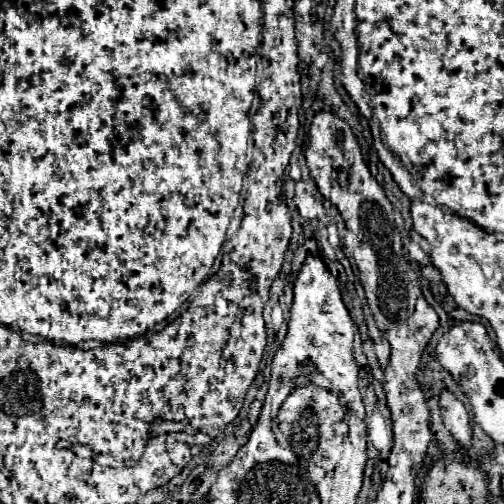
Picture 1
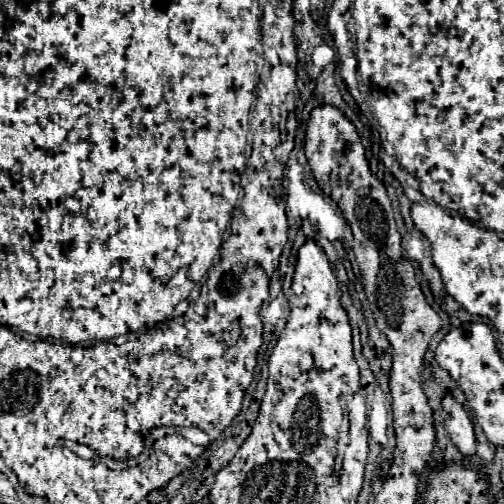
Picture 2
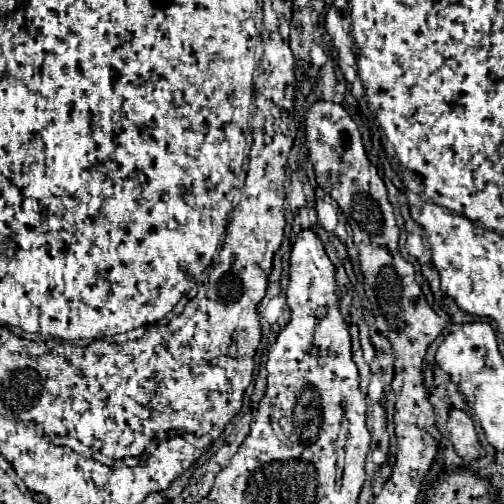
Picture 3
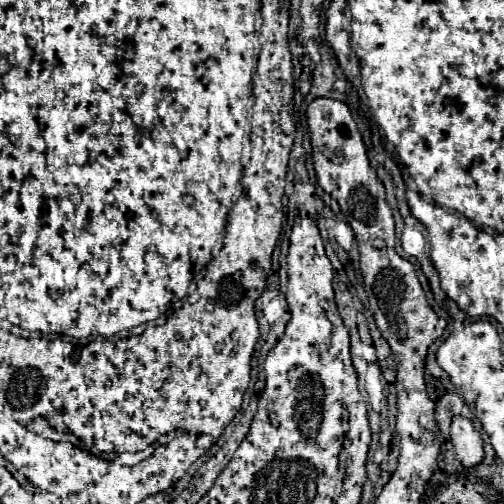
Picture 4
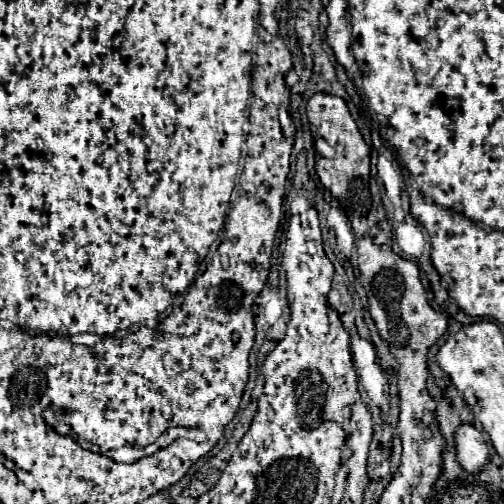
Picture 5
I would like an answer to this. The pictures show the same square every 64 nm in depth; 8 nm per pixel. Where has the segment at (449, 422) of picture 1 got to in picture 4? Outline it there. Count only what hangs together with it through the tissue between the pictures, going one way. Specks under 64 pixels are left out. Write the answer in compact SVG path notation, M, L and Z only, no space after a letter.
M454 416L450 426L450 440L456 448L456 458L466 466L472 468L482 462L484 448L478 430L474 428L472 420L464 416Z

